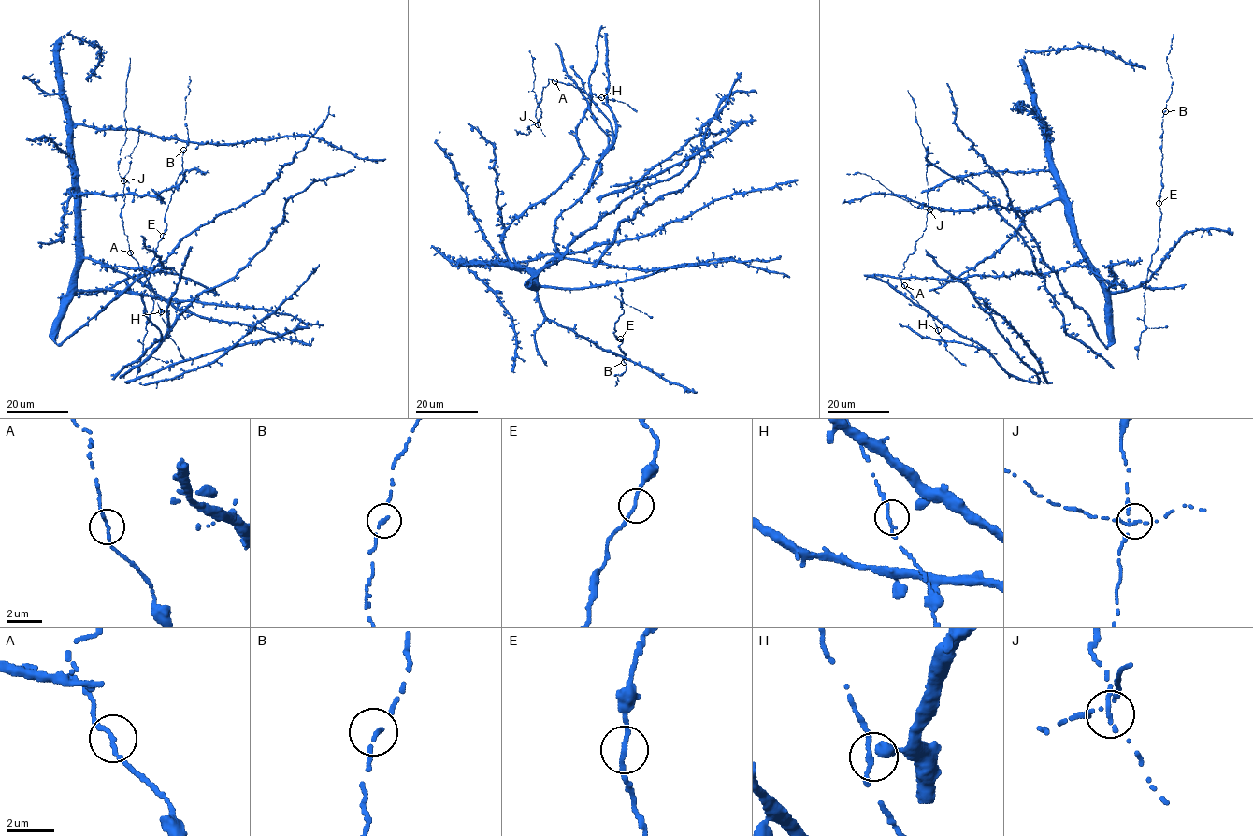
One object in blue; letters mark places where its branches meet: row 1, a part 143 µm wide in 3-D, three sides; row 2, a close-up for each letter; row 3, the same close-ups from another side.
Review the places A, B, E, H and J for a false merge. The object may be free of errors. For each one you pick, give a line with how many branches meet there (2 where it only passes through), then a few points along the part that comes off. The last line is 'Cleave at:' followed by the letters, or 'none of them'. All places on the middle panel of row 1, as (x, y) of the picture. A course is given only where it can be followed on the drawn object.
J: 2 | (537, 123), (535, 116), (538, 104), (532, 90), (535, 79), (529, 50)
Cleave at: J

